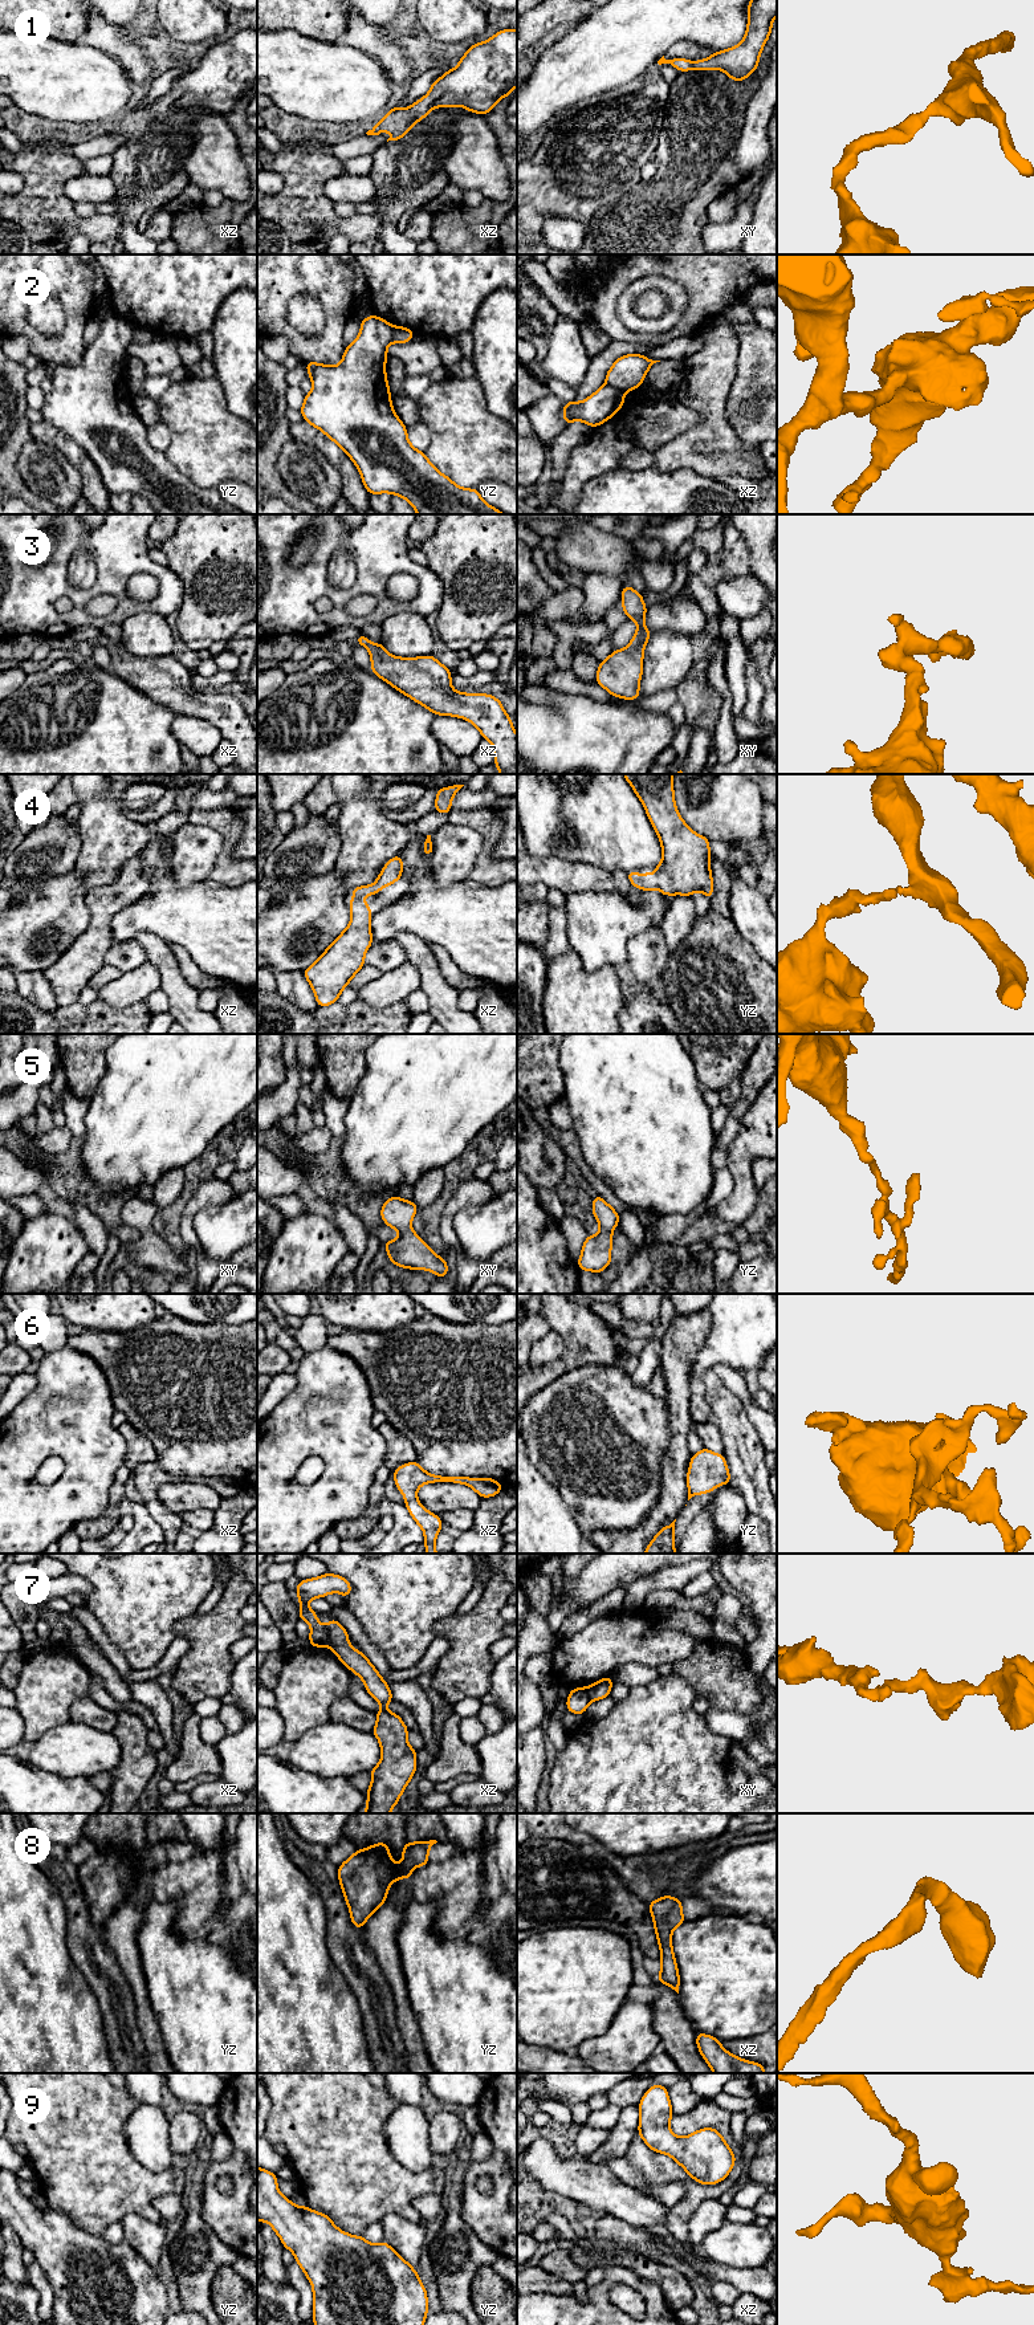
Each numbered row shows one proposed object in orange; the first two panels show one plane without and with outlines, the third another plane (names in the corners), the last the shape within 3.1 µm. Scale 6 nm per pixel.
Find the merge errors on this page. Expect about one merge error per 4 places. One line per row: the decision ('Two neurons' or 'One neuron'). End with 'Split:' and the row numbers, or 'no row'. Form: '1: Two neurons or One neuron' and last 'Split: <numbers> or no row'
1: One neuron
2: Two neurons
3: One neuron
4: One neuron
5: One neuron
6: One neuron
7: Two neurons
8: One neuron
9: One neuron
Split: 2, 7

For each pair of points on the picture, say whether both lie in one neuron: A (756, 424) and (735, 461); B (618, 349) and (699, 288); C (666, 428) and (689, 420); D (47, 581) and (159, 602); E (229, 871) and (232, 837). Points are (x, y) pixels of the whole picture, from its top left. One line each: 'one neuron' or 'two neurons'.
A: two neurons
B: two neurons
C: one neuron
D: one neuron
E: one neuron

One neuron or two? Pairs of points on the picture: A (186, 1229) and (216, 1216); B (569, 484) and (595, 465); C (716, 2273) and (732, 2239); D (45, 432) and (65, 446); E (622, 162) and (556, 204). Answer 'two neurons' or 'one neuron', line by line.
A: two neurons
B: one neuron
C: two neurons
D: one neuron
E: one neuron

